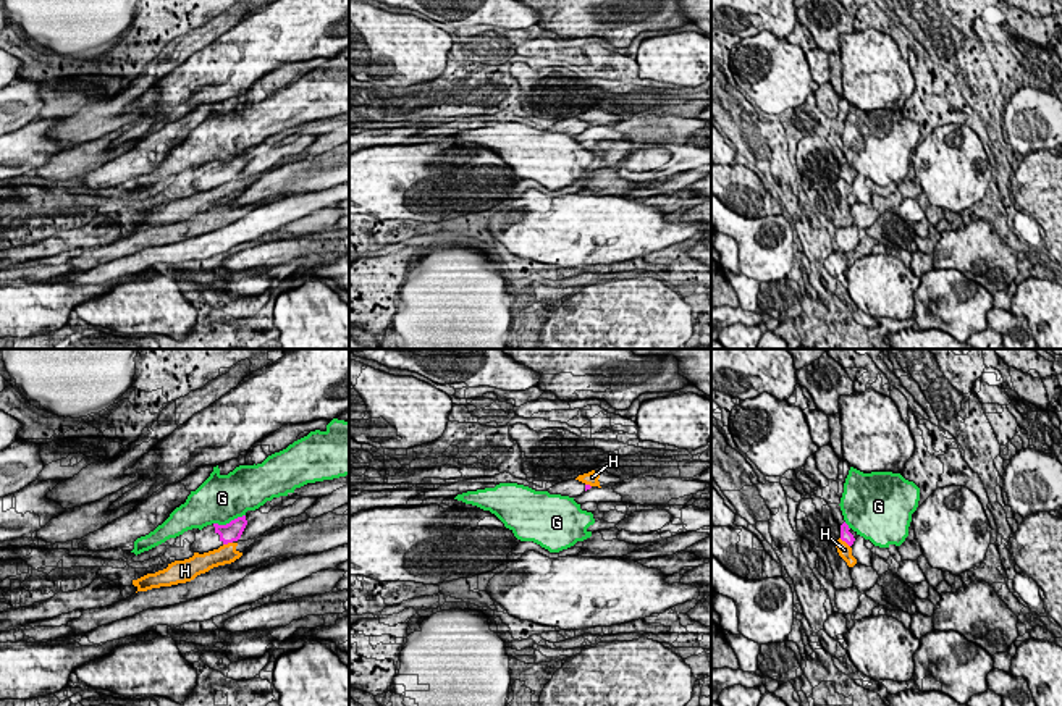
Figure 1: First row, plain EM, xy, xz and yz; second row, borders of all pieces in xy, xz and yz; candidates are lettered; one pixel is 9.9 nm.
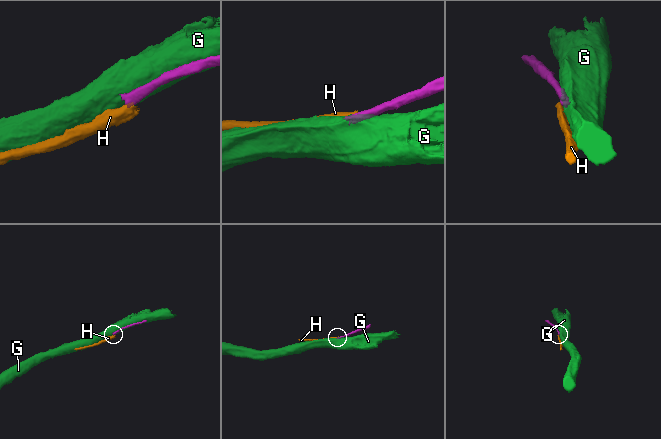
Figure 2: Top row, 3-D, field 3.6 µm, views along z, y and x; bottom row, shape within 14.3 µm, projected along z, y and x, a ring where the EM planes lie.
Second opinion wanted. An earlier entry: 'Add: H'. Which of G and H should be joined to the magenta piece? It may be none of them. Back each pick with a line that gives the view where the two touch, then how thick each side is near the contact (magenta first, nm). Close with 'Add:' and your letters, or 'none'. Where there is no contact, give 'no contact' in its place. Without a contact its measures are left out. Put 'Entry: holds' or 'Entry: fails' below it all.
Add: none
Entry: fails

